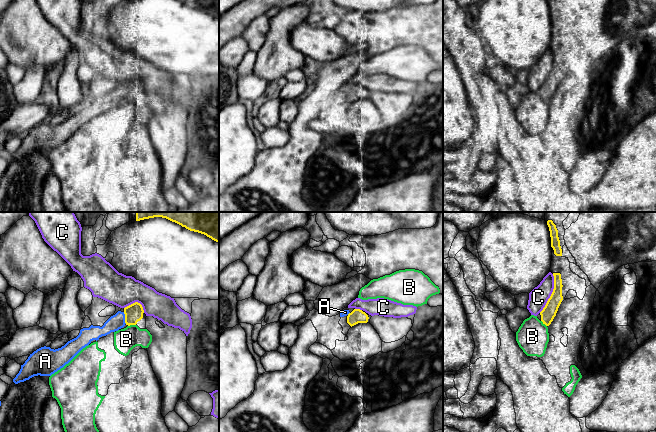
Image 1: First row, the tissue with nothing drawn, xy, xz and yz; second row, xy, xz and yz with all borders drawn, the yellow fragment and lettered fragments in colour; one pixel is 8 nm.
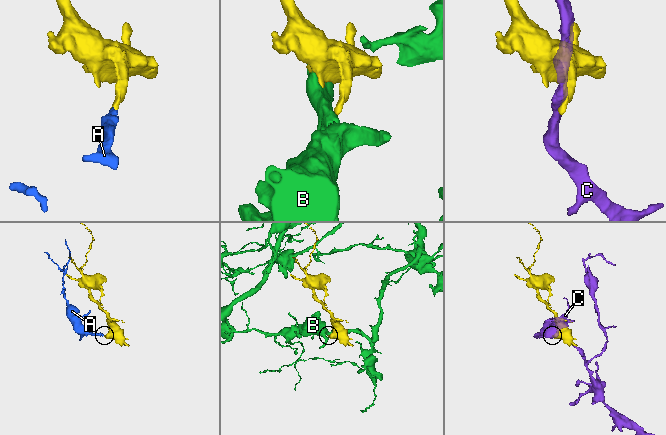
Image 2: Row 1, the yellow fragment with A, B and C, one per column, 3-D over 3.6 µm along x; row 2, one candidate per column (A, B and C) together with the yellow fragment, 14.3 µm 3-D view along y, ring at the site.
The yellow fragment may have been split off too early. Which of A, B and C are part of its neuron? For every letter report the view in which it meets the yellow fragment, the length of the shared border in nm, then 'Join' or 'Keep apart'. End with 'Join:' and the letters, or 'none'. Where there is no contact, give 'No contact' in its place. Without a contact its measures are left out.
A: Touches yellow in xy. Shared border 100 nm. Join
B: Touches yellow in xy. Shared border 70 nm. Keep apart
C: Touches yellow in yz. Shared border 340 nm. Keep apart
Join: A

